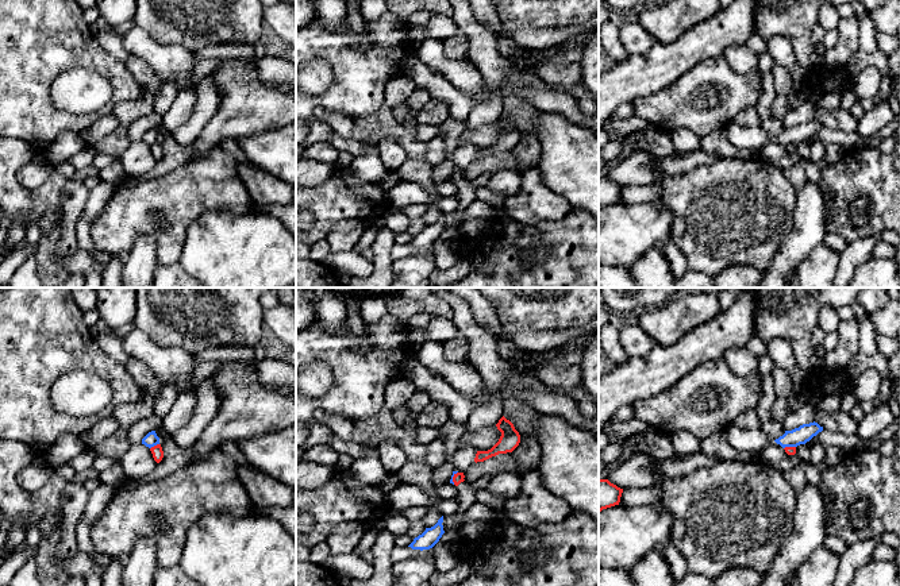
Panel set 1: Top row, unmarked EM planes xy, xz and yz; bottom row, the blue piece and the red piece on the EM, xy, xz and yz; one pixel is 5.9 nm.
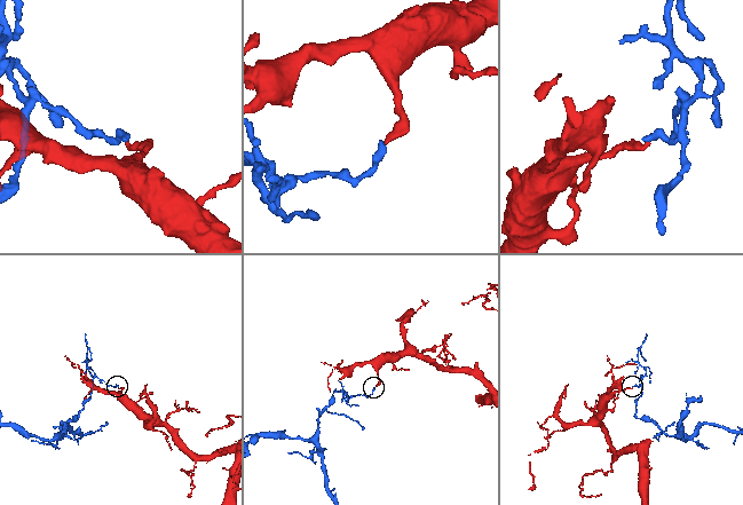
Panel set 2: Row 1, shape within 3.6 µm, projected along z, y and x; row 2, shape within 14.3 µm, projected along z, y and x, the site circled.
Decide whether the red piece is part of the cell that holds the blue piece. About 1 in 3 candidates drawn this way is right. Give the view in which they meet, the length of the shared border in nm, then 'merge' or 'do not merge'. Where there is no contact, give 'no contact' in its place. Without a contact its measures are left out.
xy | 70 nm | do not merge

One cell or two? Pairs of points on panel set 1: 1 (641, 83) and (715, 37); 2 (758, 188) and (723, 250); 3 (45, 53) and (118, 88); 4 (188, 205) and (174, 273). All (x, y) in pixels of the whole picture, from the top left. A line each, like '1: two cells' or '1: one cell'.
1: one cell
2: one cell
3: one cell
4: two cells

